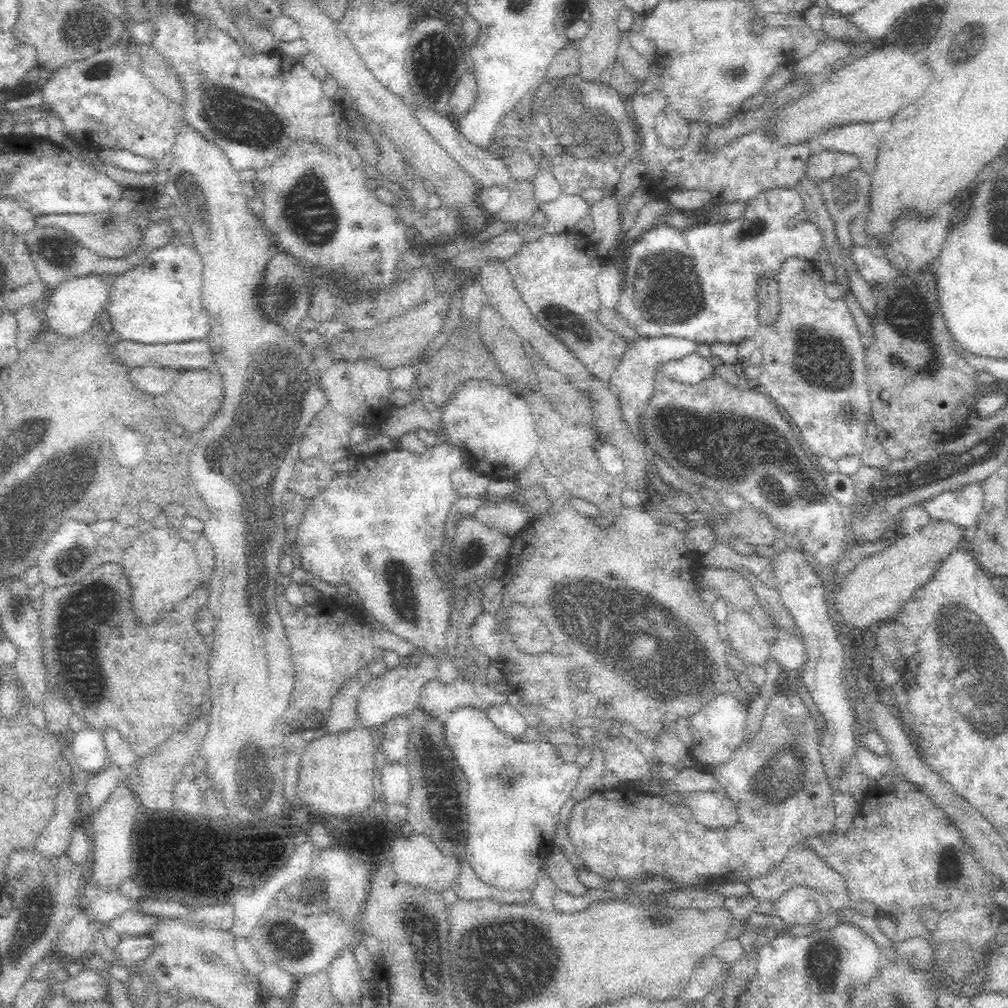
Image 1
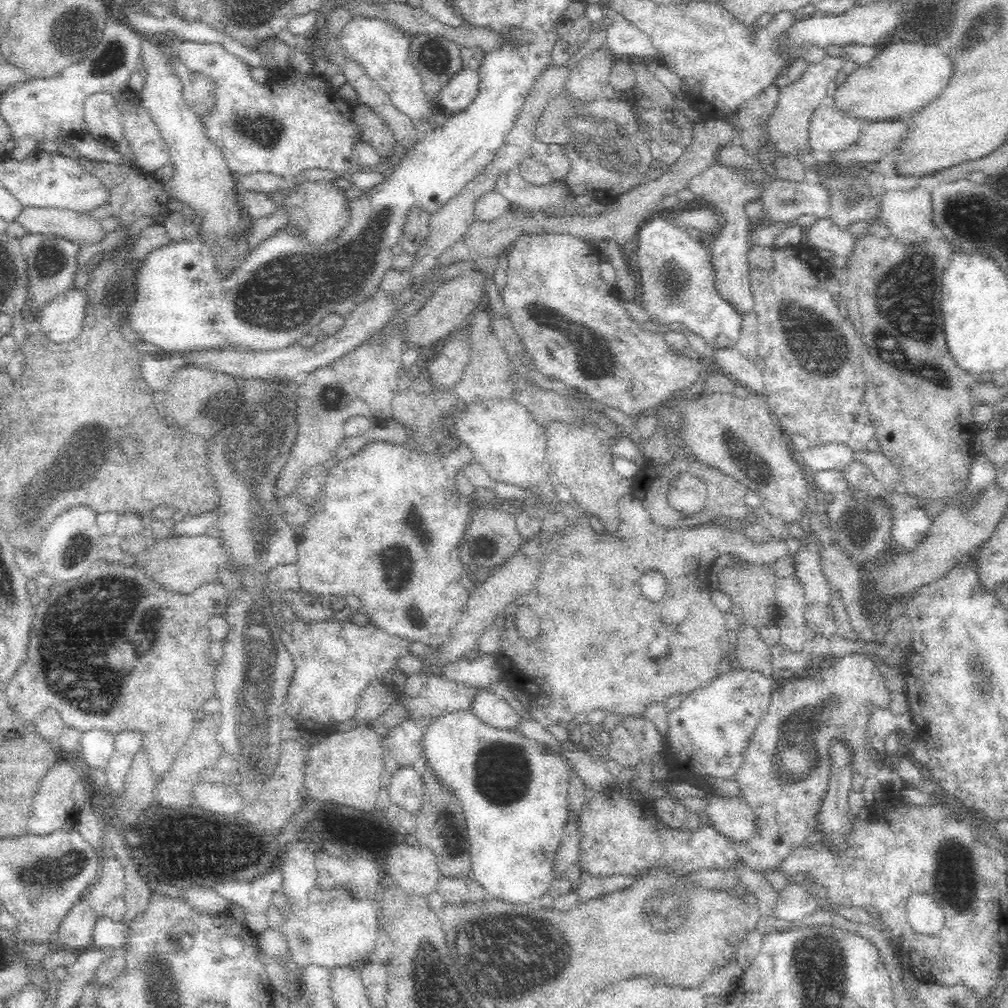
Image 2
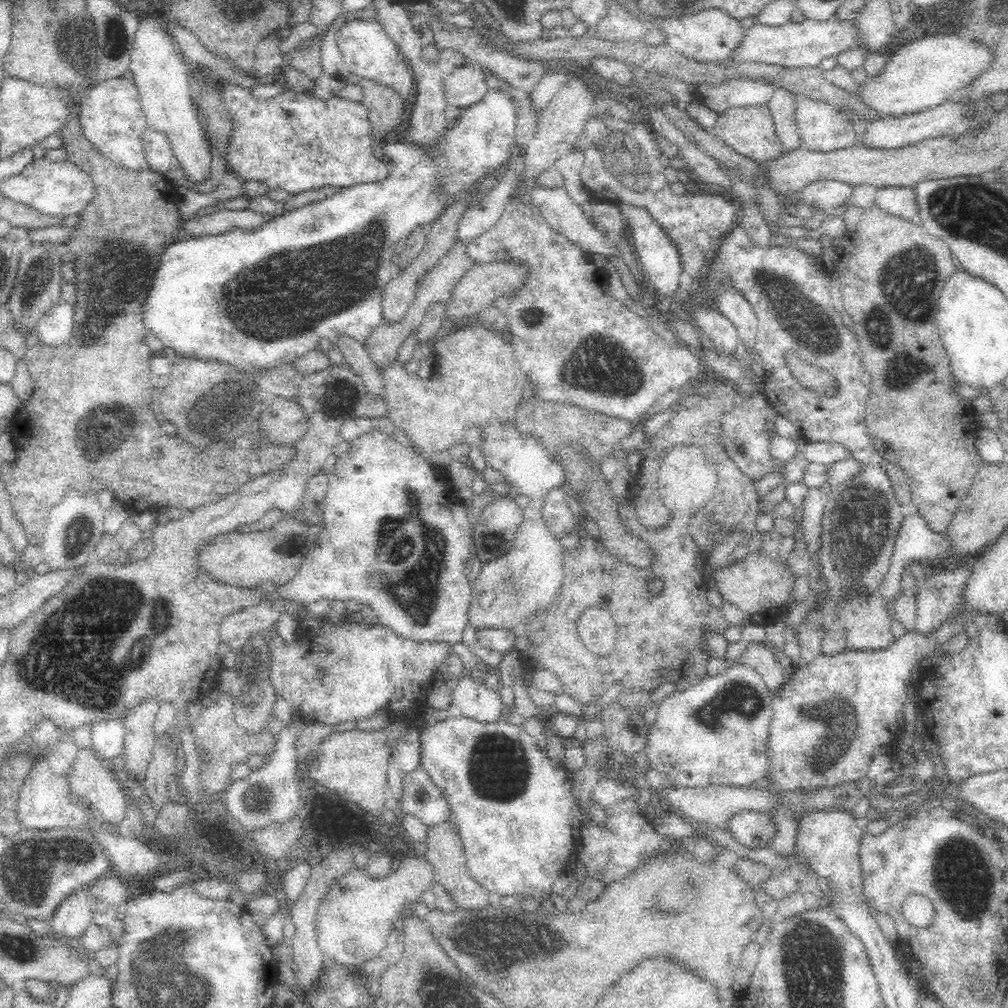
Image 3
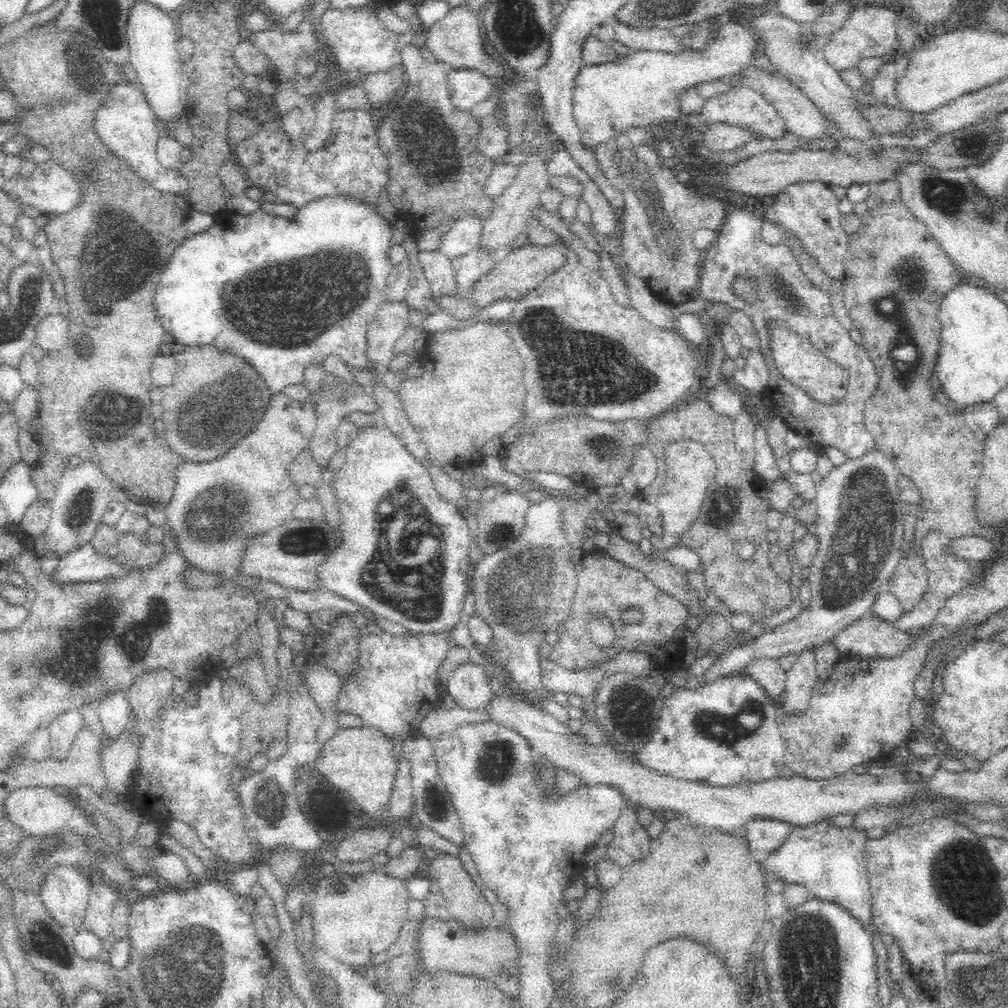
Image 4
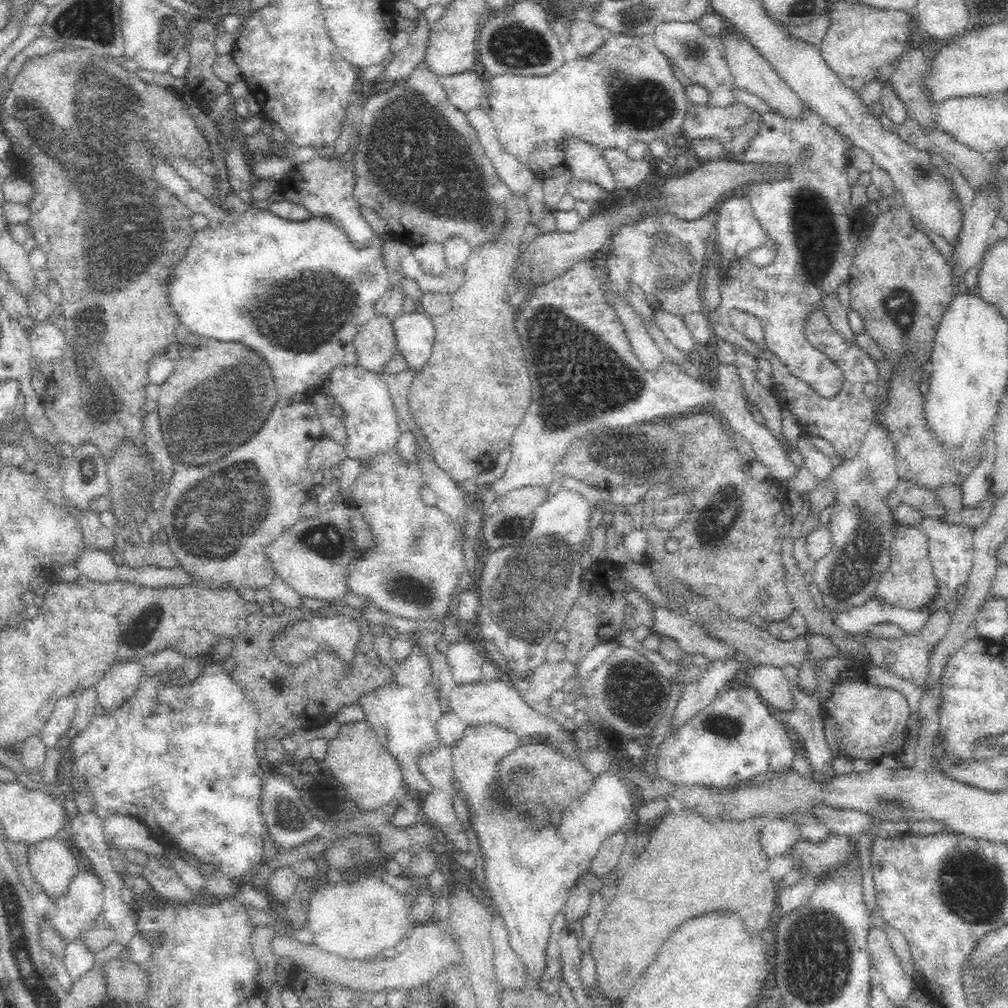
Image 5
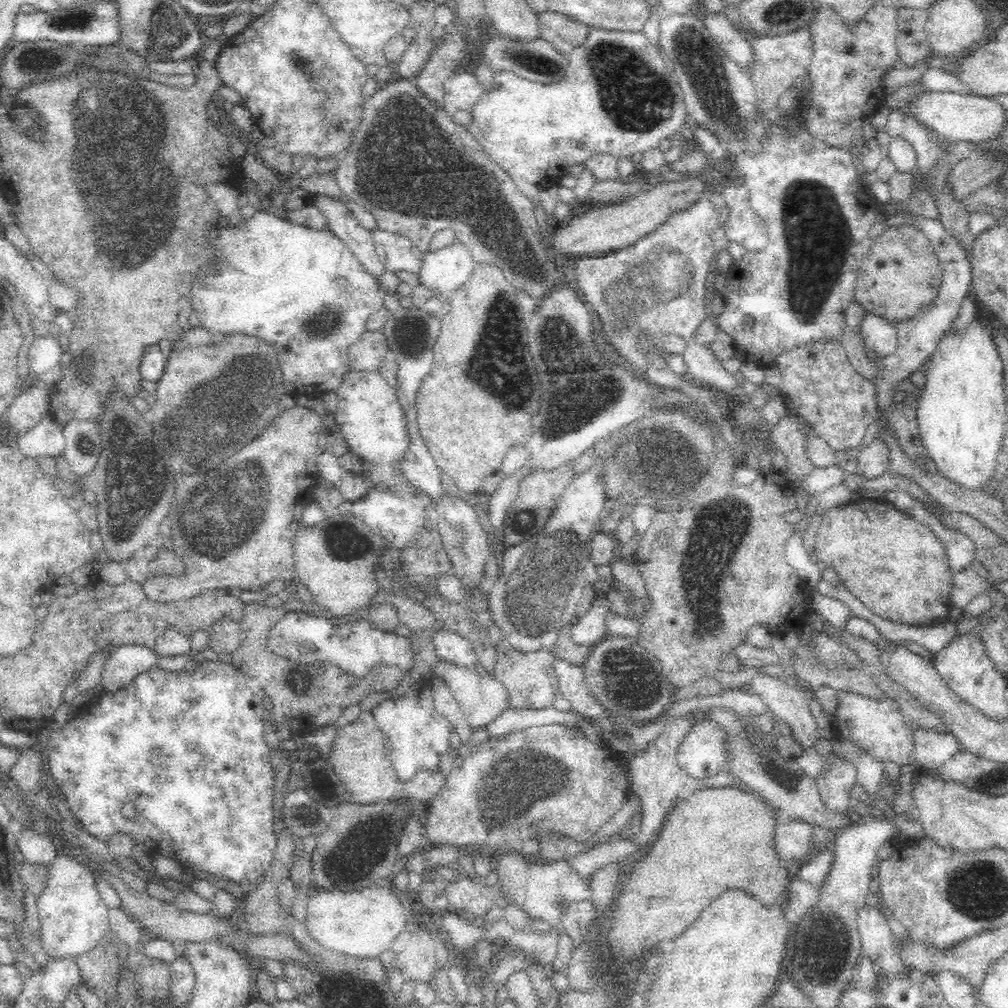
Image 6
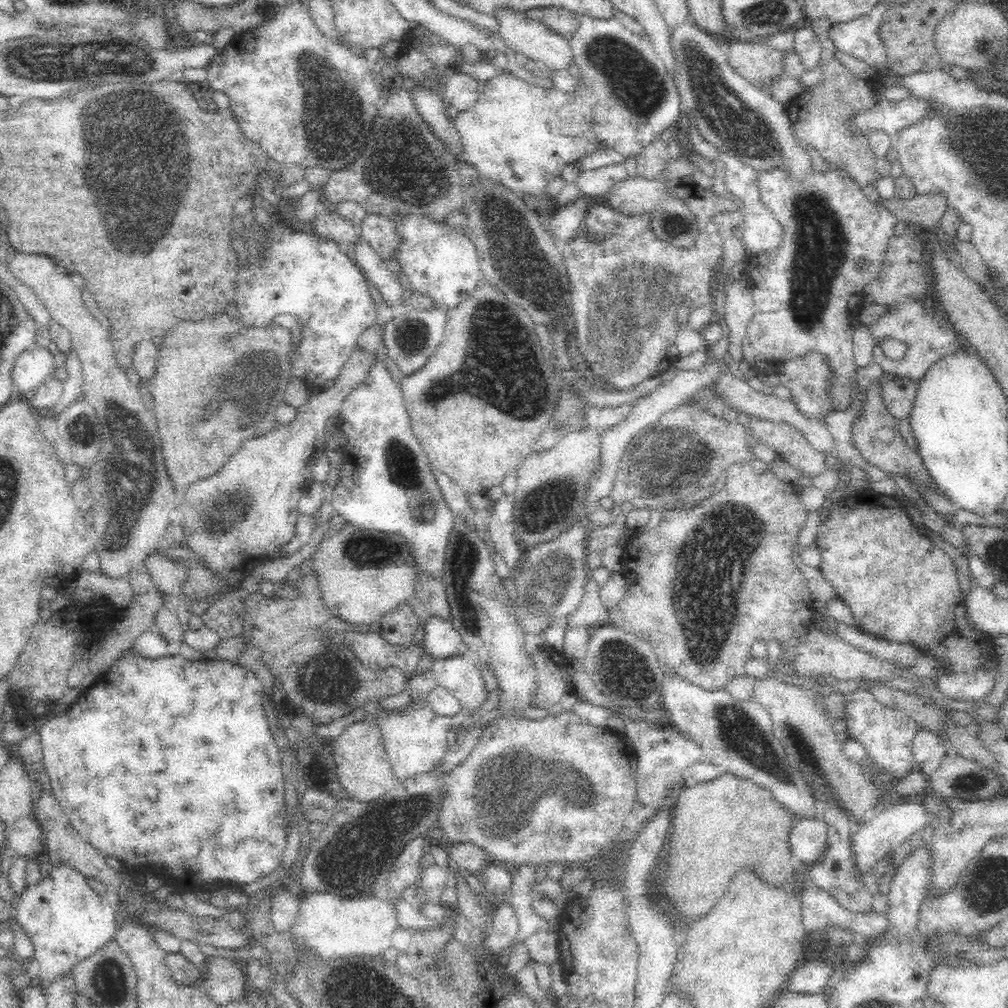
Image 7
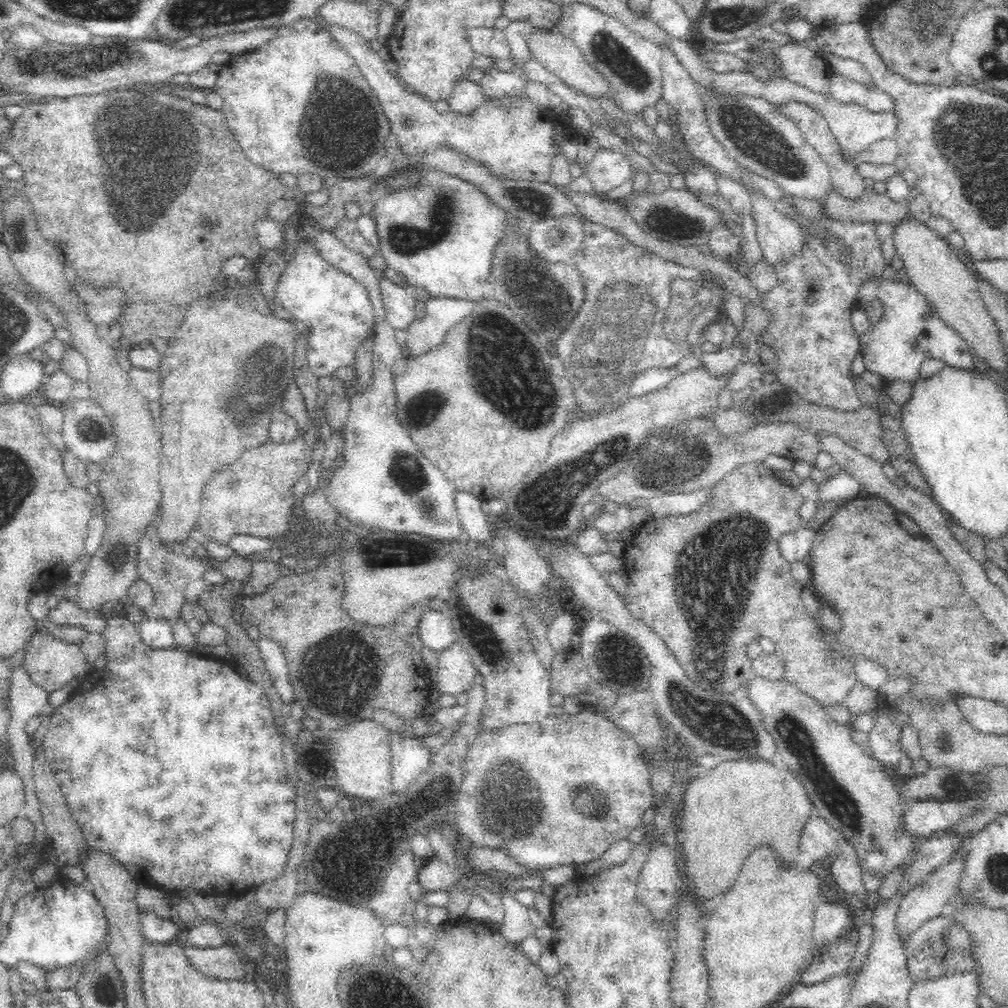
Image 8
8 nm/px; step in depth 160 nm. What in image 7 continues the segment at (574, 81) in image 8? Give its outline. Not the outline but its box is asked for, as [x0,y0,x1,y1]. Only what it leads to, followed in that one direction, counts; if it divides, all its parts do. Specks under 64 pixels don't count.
[494,5,573,68]

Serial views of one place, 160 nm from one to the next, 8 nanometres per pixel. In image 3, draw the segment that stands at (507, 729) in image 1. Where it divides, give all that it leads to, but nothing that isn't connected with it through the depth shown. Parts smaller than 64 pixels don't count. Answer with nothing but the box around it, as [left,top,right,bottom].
[449,678,504,723]

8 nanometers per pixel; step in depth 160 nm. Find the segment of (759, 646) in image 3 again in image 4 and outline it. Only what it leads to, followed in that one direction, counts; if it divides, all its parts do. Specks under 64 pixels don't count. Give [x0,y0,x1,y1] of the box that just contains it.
[744,656,787,699]

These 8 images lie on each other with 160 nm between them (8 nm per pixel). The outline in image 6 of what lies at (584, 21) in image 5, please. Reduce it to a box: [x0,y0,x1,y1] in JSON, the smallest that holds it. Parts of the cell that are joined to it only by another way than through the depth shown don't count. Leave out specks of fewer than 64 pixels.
[537,12,590,48]

